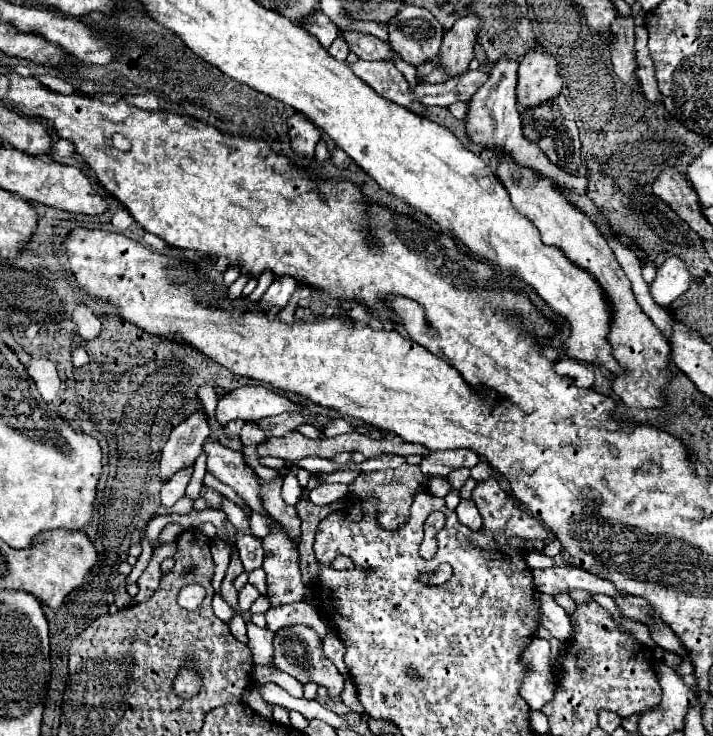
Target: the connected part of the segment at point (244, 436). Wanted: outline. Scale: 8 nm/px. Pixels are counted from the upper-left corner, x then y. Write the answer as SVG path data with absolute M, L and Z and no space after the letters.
M245 422L245 426L241 428L239 436L241 436L241 442L243 442L243 446L245 446L245 448L243 448L243 454L251 460L253 466L257 466L257 464L259 464L259 456L257 456L257 452L255 452L255 446L265 438L265 434L257 428L255 422Z

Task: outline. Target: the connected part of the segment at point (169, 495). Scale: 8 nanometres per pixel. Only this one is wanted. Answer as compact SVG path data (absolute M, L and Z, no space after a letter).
M185 468L185 470L179 470L169 482L163 484L161 488L161 504L163 506L173 506L183 494L185 494L185 488L189 484L189 478L193 474L193 468Z

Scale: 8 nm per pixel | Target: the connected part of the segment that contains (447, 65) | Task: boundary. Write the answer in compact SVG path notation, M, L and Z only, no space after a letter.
M467 14L465 18L459 18L449 32L445 32L437 62L451 78L469 70L469 62L473 60L473 46L477 40L477 26L479 16Z

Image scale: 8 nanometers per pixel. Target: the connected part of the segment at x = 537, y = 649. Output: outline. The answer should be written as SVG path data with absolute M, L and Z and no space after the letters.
M533 636L529 640L529 646L525 646L521 658L527 670L527 676L521 684L521 698L525 698L529 708L539 710L541 704L547 704L555 692L555 686L553 686L555 678L549 668L551 646L547 640Z

